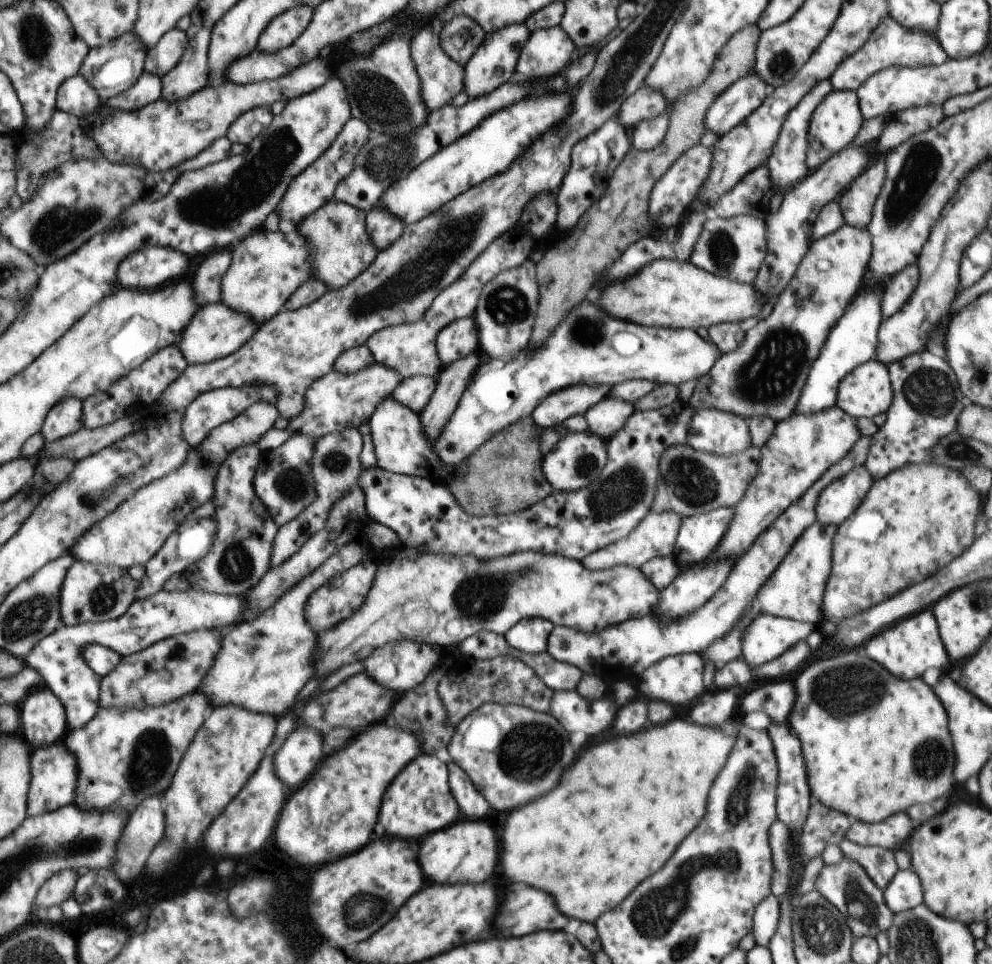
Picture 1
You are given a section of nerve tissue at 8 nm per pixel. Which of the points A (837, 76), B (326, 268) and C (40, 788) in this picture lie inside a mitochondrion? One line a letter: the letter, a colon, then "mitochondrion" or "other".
A: other
B: mitochondrion
C: other

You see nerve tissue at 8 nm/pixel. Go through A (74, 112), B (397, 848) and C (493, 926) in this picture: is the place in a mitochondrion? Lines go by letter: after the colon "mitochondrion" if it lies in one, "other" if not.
A: other
B: other
C: other

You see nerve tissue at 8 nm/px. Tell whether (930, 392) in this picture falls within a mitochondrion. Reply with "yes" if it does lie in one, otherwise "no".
yes

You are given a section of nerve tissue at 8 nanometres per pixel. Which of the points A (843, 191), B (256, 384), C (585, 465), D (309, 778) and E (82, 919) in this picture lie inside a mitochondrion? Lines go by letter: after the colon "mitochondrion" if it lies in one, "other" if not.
A: other
B: other
C: mitochondrion
D: other
E: other

